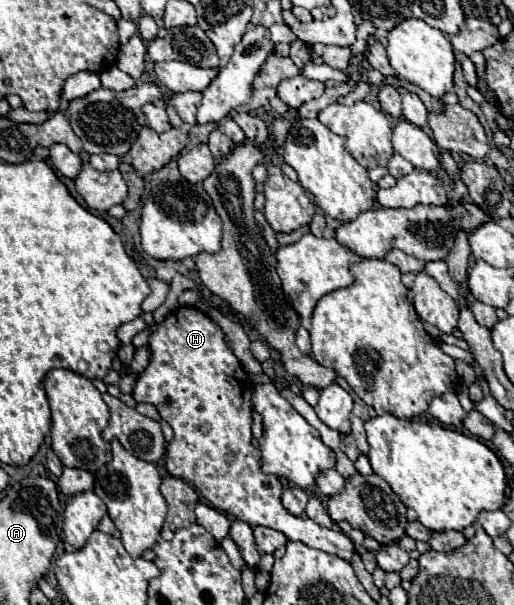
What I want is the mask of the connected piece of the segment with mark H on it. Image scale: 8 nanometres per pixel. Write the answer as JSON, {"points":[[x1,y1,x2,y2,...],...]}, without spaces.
{"points":[[181,305,173,309,165,317,165,321,157,325,155,331,151,331,147,347,151,349,151,359,149,359,149,365,137,377,133,399,137,403,155,405,159,409,161,419,165,419,175,433,175,439,167,445,167,455,165,455,167,471,173,477,179,477,191,483,197,489,197,493,205,497,213,507,233,515,235,519,249,523,251,527,263,525,263,527,277,529,289,541,301,541,309,547,321,549,325,553,331,553,349,561,353,555,353,543,349,541,349,537,343,535,341,531,325,529,317,525,315,521,311,521,309,517,291,515,281,503,283,485,277,479,277,475,265,475,265,471,261,471,261,449,251,443,253,439,253,431,251,431,253,381,247,377,245,367,227,345,225,333,221,331,221,327,213,323,197,307]]}

